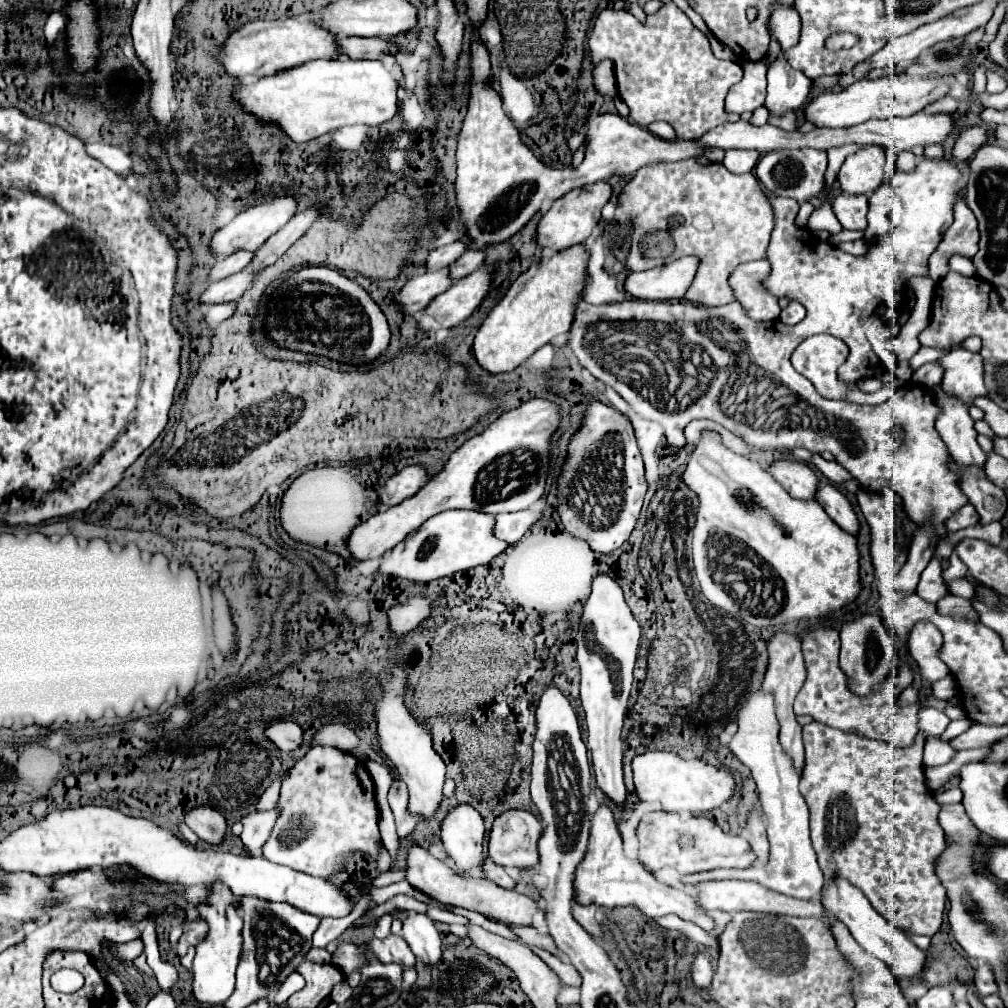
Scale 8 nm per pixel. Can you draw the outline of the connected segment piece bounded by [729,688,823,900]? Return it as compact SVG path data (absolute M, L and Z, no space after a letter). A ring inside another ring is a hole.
M763 688L755 690L751 698L739 708L737 714L739 730L729 742L729 750L751 770L759 800L763 806L763 814L767 818L767 836L771 844L771 860L765 866L751 866L747 869L737 870L737 878L755 881L759 884L795 898L815 898L823 886L823 872L817 864L815 850L809 838L809 814L807 804L799 792L799 772L793 766L791 756L783 750L779 742L779 720L775 714L775 696L765 692ZM757 868L761 873L757 872ZM755 872L755 878L753 878Z

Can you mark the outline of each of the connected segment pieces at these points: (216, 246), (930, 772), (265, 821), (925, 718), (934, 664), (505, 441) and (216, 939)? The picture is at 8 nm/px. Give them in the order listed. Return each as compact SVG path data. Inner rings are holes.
M285 196L285 198L275 198L275 200L269 200L269 202L263 202L259 206L253 206L249 210L237 214L227 226L213 232L213 236L209 240L211 256L213 258L225 258L225 256L231 256L233 252L239 252L239 250L255 252L271 234L275 234L281 226L285 226L291 220L295 210L297 210L297 202L289 196Z
M993 744L989 746L981 746L981 748L971 748L971 750L957 750L955 756L941 766L933 766L933 768L925 768L925 786L933 792L937 792L941 786L949 784L953 780L953 776L959 772L959 768L965 762L971 760L983 760L989 752L991 752Z
M273 806L271 810L251 810L247 816L243 816L241 818L241 824L243 824L241 840L245 848L249 848L251 852L259 852L263 844L269 840L271 830L277 822L277 816L279 816L277 806Z
M921 708L921 714L919 714L919 728L927 732L927 736L939 736L945 732L947 724L951 720L941 712L941 710L935 710L935 708Z
M919 622L913 626L909 636L909 652L917 660L921 676L929 682L939 680L949 672L949 668L937 658L937 650L941 648L941 634L939 630L929 622Z
M527 400L519 408L513 408L505 414L501 414L495 422L491 422L481 434L475 434L473 438L465 440L445 462L445 466L411 498L403 500L401 504L387 508L383 512L373 514L367 522L361 522L355 526L345 542L347 552L355 562L361 560L377 560L387 550L397 546L407 534L415 532L427 518L445 512L445 510L479 510L487 514L501 514L501 512L517 512L529 508L533 502L537 502L545 492L545 480L547 480L547 468L549 468L549 438L559 426L557 416L557 404L547 400Z
M213 882L207 886L209 898L195 906L195 912L207 922L207 936L195 946L197 954L193 960L193 996L201 1004L223 1004L235 986L235 970L241 954L241 916L233 906L233 892L223 882Z

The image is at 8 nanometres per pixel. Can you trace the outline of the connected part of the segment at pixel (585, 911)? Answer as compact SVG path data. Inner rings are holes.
M573 894L573 916L575 916L575 920L579 920L579 922L583 924L583 928L585 928L591 936L599 936L599 934L601 934L601 928L599 928L599 924L595 922L595 910L597 910L595 904L581 906L581 904L575 900L575 894Z

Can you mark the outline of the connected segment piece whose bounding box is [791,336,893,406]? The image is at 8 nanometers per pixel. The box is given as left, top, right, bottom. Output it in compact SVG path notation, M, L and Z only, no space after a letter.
M811 336L807 340L803 340L797 350L793 352L793 368L803 374L815 388L817 392L821 392L825 398L833 398L833 400L845 400L845 402L855 402L855 404L867 404L867 406L875 406L875 404L883 404L885 400L889 400L889 396L893 394L893 388L889 384L885 384L879 392L873 392L873 394L865 394L861 390L857 390L855 384L847 384L847 382L841 382L839 378L839 366L847 360L847 344L841 342L841 338L835 338L835 336Z

